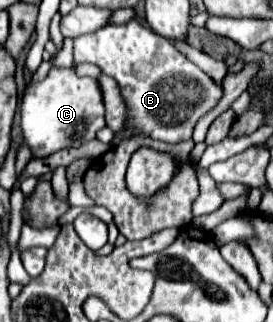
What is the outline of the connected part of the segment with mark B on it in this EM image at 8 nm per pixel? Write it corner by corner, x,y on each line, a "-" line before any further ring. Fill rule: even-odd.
129,21
125,25
107,25
99,31
87,33
85,37
75,37
73,47
75,47
75,63
85,63
85,61
95,63
103,75
113,77
119,85
121,97
127,105
127,123
125,129
113,137
113,145
133,135
145,135
165,143
187,141
193,135
195,123
201,117
205,117
209,111
213,111
223,97
221,85
217,85
197,65
193,65
187,57
183,57
167,39
159,37
151,29
141,27
137,21

